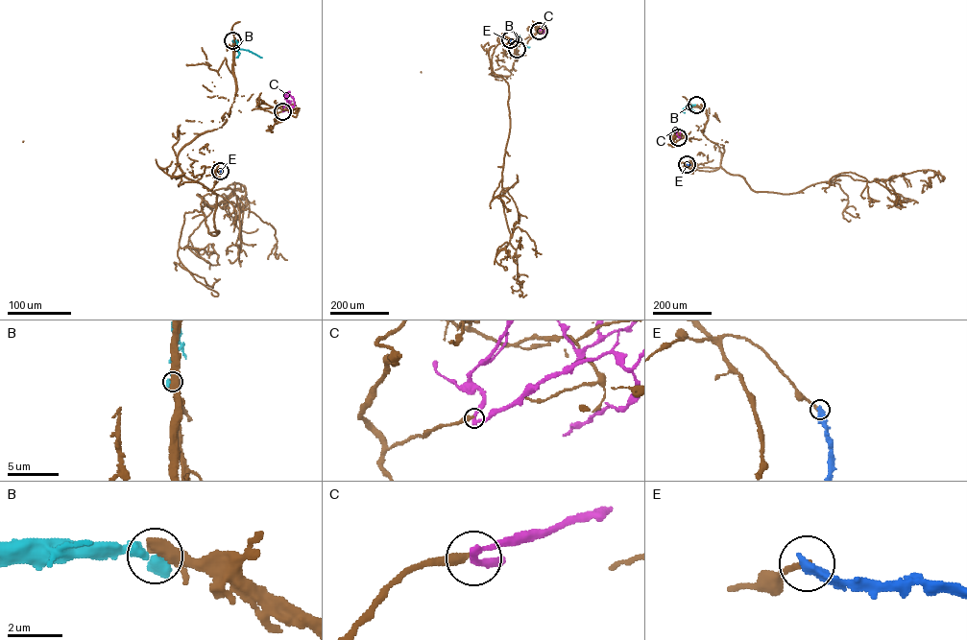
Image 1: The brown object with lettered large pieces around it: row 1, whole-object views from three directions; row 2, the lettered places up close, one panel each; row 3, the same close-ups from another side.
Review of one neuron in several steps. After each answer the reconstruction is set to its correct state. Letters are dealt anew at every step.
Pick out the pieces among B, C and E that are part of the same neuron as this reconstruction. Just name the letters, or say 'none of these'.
none of these

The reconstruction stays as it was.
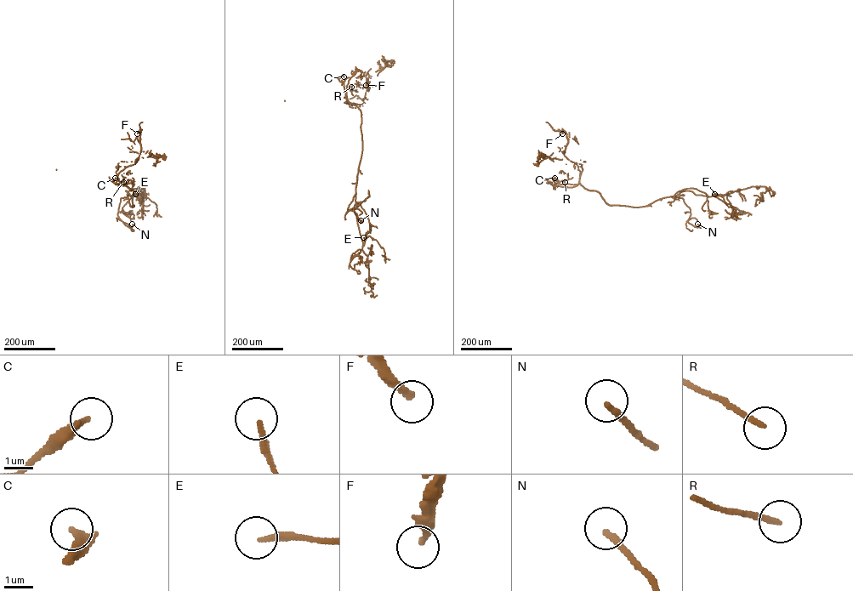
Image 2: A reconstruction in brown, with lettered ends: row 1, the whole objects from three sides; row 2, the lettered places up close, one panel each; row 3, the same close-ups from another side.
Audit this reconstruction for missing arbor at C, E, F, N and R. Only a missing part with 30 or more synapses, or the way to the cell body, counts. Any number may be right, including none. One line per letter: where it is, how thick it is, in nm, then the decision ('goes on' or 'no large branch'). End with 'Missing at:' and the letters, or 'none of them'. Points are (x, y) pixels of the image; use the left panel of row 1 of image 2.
C: place (115, 178); calibre 280 nm; no large branch
E: place (135, 194); calibre 220 nm; no large branch
F: place (137, 133); calibre 240 nm; no large branch
N: place (132, 224); calibre 200 nm; no large branch
R: place (123, 182); calibre 190 nm; no large branch
Missing at: none of them

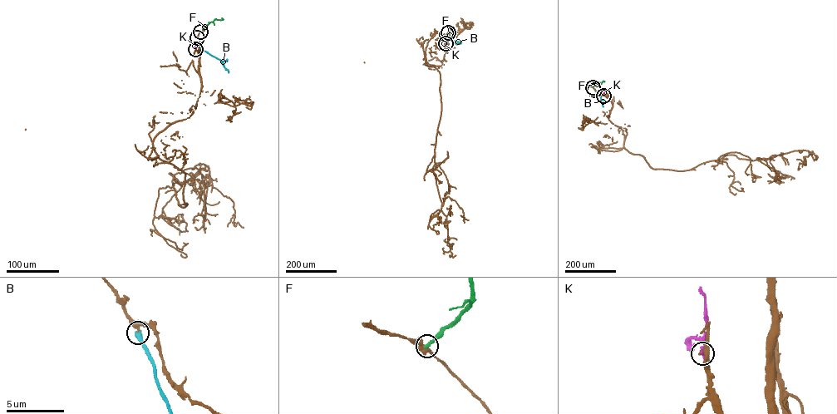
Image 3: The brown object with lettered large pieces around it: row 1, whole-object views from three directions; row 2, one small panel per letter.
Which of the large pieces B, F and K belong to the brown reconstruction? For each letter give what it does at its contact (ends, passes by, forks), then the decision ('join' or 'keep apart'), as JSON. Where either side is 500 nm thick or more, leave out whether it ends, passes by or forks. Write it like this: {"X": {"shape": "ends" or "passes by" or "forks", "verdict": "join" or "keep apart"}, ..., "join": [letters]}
{"B": {"verdict": "keep apart"}, "F": {"shape": "ends", "verdict": "keep apart"}, "K": {"shape": "ends", "verdict": "keep apart"}, "join": []}

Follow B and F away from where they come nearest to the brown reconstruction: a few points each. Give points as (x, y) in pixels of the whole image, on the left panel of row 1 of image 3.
B: (197, 37), (200, 47), (219, 59), (228, 72)
F: (200, 32), (210, 22), (221, 18)

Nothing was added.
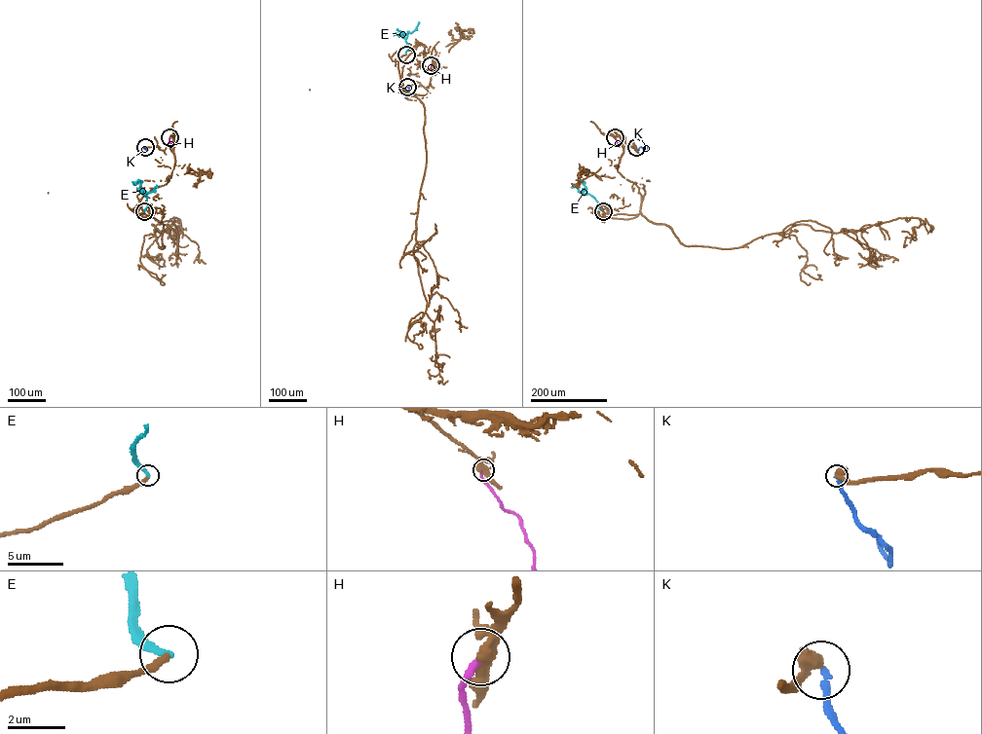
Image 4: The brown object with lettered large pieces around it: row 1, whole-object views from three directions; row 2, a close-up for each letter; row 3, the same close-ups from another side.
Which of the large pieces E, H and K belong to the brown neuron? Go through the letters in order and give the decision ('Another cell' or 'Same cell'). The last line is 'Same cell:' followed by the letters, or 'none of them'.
E: Same cell
H: Another cell
K: Another cell
Same cell: E

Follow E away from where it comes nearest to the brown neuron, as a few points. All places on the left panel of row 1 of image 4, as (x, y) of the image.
E: (144, 211), (147, 197), (141, 192), (155, 192), (156, 185)

